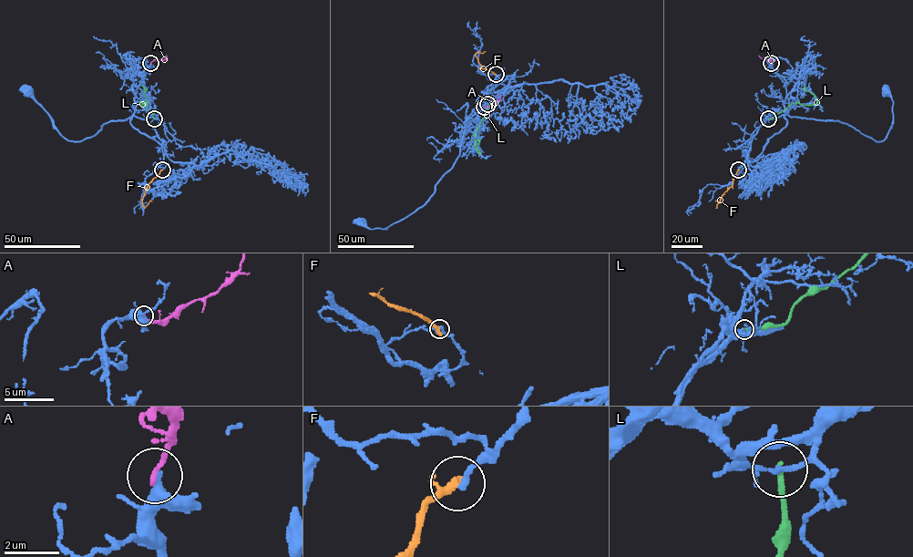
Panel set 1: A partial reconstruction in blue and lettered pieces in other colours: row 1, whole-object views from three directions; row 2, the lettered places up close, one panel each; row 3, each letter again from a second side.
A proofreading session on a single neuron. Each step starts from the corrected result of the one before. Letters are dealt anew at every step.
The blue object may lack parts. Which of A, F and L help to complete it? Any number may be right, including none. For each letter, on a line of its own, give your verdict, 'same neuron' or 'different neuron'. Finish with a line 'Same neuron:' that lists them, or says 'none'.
A: different neuron
F: different neuron
L: different neuron
Same neuron: none

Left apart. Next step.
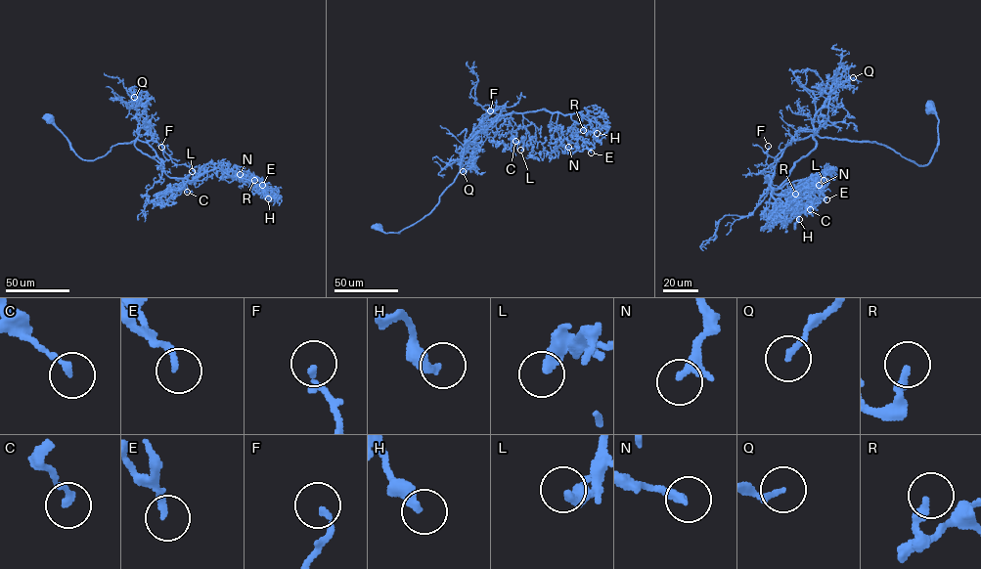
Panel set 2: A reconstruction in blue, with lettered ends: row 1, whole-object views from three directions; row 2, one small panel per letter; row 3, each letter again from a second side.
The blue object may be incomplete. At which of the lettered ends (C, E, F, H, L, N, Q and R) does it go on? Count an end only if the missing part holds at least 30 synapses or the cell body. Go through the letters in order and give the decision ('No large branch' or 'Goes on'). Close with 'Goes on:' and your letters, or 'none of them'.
C: No large branch
E: No large branch
F: No large branch
H: No large branch
L: No large branch
N: No large branch
Q: No large branch
R: No large branch
Goes on: none of them

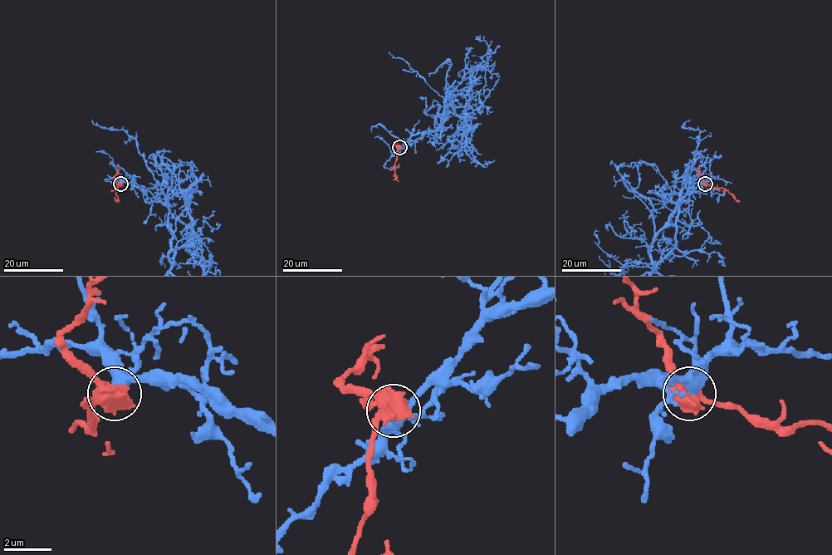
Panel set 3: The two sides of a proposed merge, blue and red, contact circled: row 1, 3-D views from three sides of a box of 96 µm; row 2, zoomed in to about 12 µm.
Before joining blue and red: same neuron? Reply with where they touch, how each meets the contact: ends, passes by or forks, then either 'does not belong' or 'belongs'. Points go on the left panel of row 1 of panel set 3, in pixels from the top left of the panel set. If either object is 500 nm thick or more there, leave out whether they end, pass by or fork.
(120, 184) | does not belong

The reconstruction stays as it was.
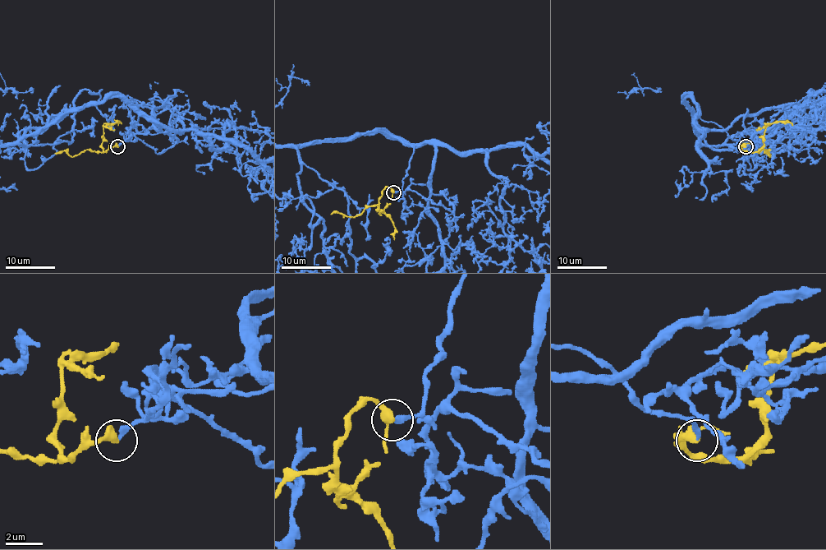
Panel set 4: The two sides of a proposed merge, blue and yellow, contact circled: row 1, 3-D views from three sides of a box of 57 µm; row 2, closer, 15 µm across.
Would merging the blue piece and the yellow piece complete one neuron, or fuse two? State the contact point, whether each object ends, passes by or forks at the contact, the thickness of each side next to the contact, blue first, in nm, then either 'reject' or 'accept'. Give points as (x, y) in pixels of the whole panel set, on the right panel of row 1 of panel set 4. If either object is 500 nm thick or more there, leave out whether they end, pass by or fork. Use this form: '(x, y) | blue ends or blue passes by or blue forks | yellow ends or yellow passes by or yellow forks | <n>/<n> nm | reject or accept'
(745, 146) | blue ends | yellow passes by | 280/380 nm | accept

